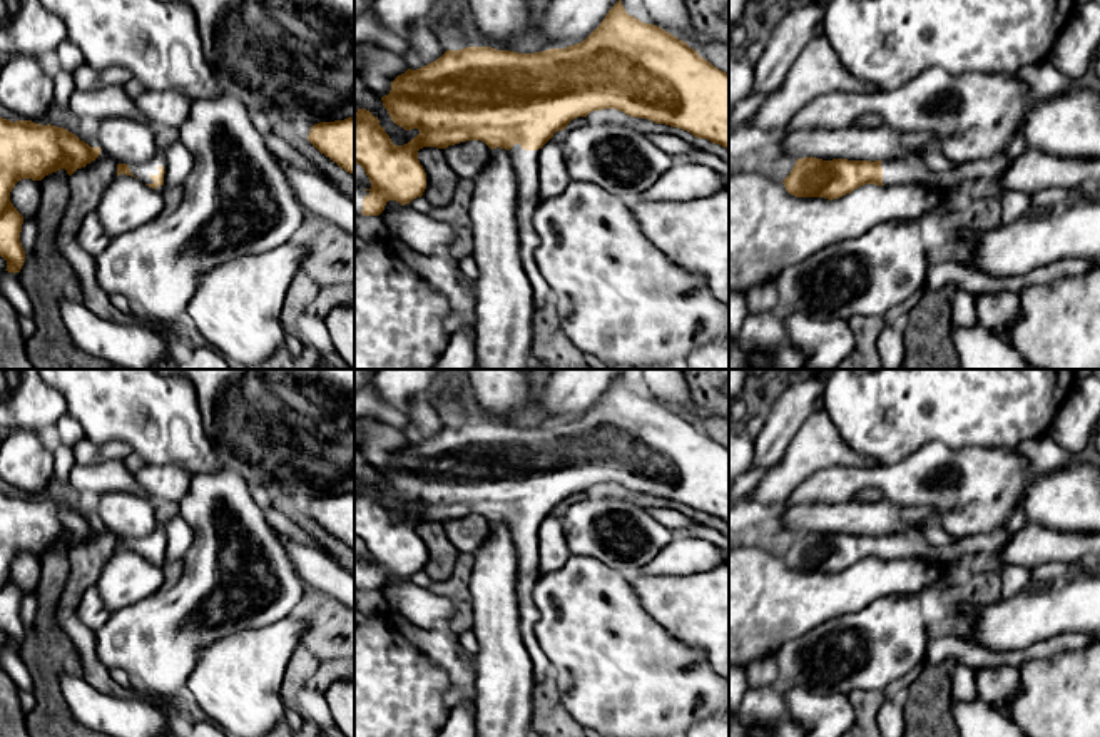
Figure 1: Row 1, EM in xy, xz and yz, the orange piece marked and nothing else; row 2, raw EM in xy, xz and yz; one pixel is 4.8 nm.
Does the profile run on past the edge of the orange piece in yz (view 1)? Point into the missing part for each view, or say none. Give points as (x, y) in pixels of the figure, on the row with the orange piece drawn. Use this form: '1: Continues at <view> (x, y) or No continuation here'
1: Continues at yz (978, 179)

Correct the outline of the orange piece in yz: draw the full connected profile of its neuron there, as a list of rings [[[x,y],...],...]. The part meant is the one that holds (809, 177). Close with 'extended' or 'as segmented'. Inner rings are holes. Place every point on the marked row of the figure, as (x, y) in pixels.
[[[998,155],[986,160],[963,164],[953,170],[933,172],[918,157],[893,160],[822,160],[816,157],[797,159],[784,187],[796,197],[839,199],[864,184],[936,187],[946,191],[955,204],[968,204],[983,197],[1003,197],[1000,177],[1011,159]]]; extended

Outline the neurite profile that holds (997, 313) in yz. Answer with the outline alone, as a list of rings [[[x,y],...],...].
[[[1011,292],[980,294],[975,302],[980,324],[1010,346],[1008,329],[1018,319],[1018,296]]]

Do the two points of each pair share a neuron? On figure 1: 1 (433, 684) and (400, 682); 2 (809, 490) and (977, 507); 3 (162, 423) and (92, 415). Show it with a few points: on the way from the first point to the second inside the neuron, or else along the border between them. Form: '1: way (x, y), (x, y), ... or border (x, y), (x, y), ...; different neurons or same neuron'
1: way (425, 684), (408, 684); same neuron
2: way (851, 480), (915, 483), (928, 493), (935, 493); same neuron
3: way (146, 423), (137, 415), (109, 415); same neuron

